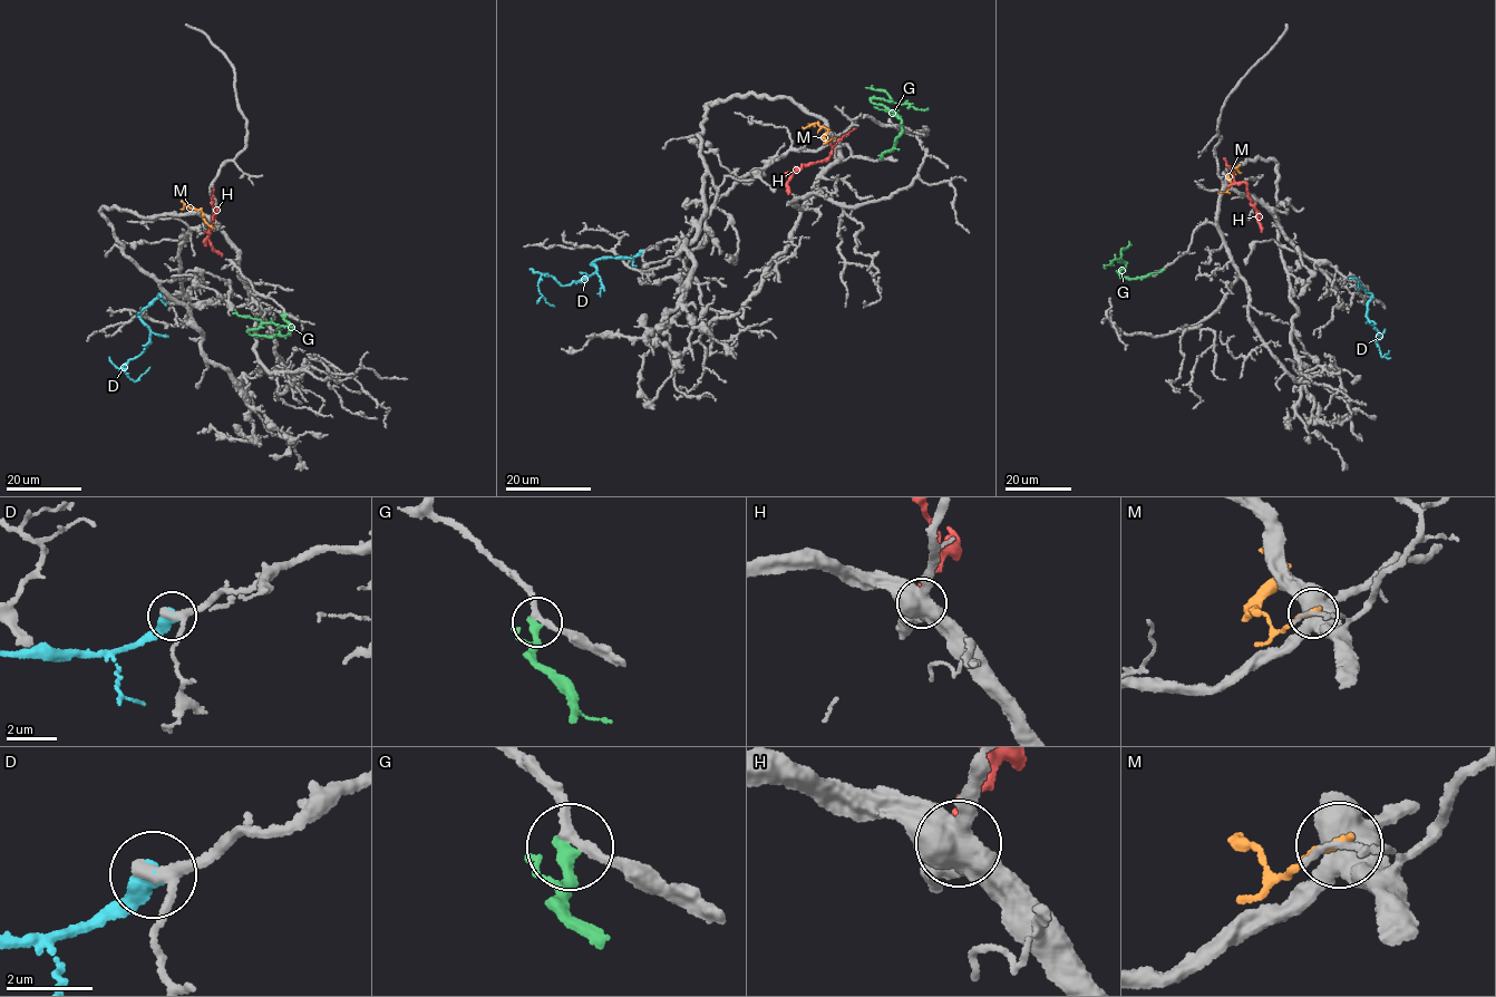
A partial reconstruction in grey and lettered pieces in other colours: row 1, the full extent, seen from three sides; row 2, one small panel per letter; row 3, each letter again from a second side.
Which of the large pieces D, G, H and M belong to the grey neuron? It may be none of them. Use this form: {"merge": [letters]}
{"merge": ["D"]}

